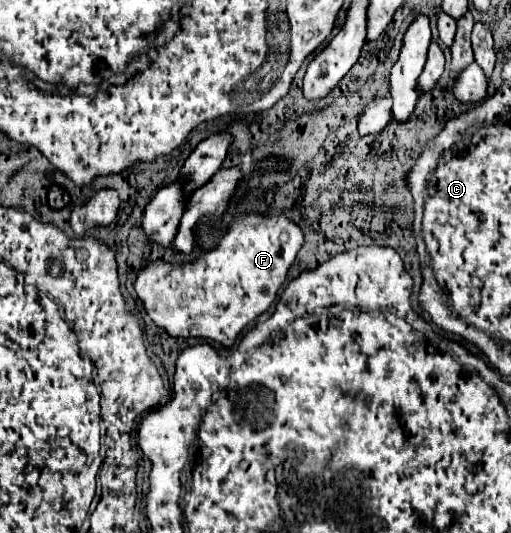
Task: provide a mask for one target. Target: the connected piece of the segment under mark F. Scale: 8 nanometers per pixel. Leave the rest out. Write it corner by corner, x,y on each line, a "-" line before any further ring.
238,216
218,248
194,264
174,268
166,262
154,262
140,270
136,294
154,324
170,336
210,338
232,346
244,324
258,318
276,300
302,242
302,230
286,216

